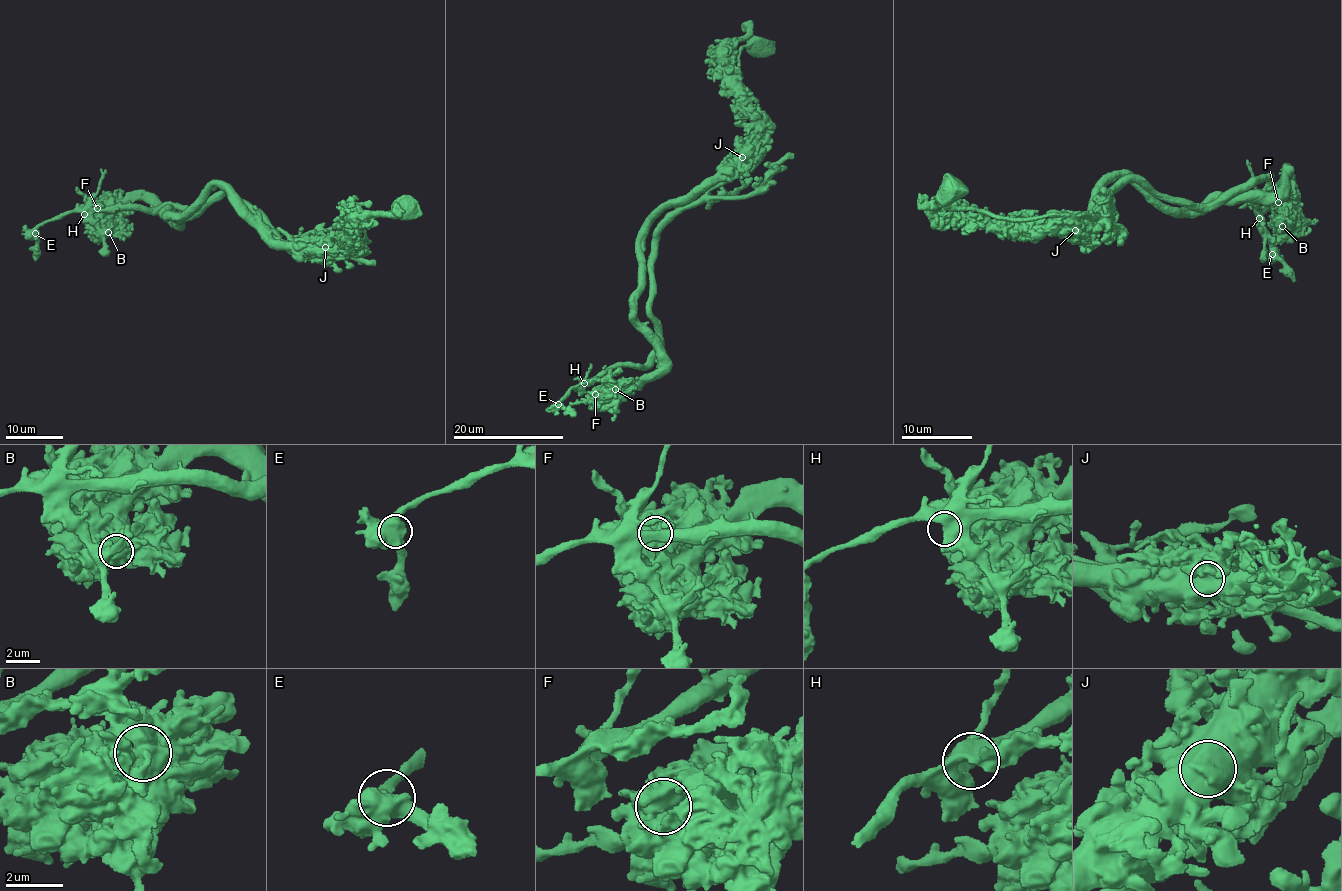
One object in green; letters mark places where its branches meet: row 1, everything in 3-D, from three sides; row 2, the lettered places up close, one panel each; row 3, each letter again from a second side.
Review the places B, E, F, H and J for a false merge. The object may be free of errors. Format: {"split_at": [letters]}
{"split_at": ["J"]}

